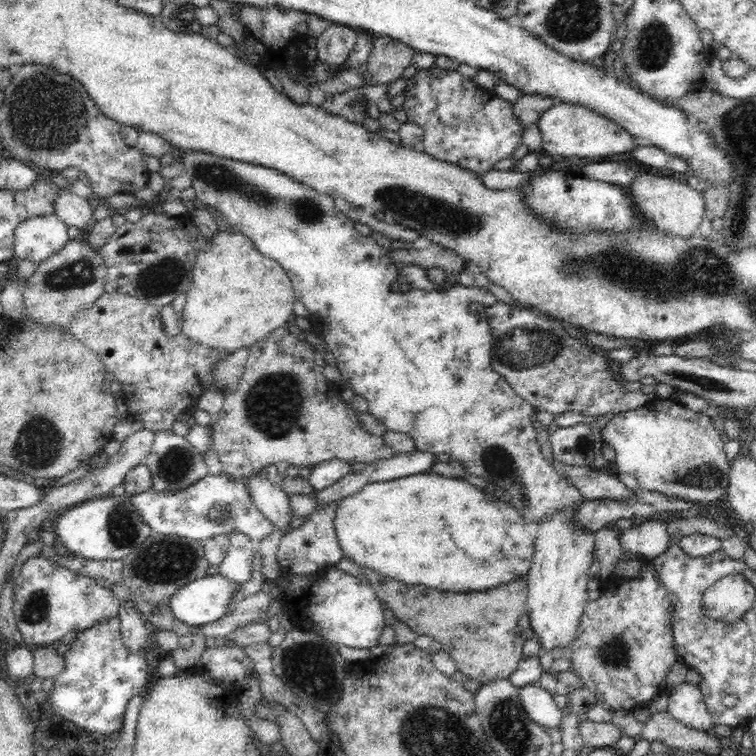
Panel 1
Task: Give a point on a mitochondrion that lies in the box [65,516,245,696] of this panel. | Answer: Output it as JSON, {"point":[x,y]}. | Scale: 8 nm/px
{"point":[165,561]}

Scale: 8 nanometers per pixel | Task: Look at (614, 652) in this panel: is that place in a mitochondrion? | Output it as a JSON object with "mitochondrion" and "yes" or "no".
{"mitochondrion":"yes"}

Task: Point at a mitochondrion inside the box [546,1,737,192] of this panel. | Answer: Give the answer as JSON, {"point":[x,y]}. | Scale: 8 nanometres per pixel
{"point":[655,47]}

